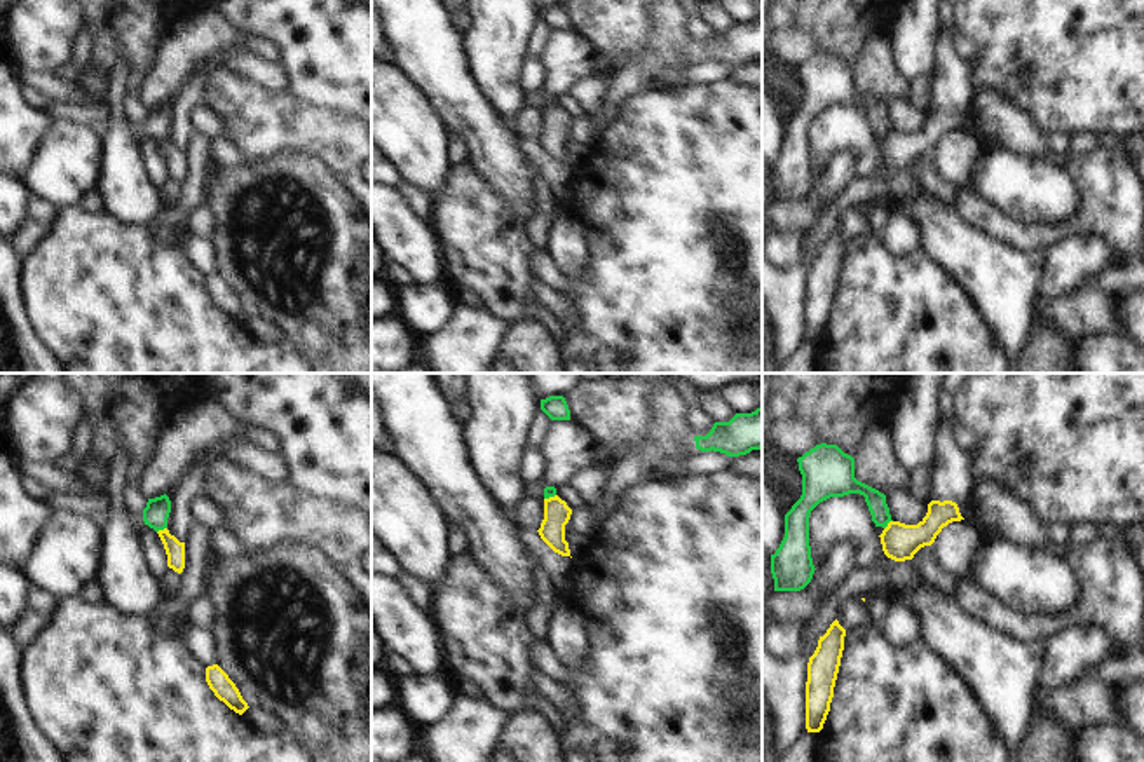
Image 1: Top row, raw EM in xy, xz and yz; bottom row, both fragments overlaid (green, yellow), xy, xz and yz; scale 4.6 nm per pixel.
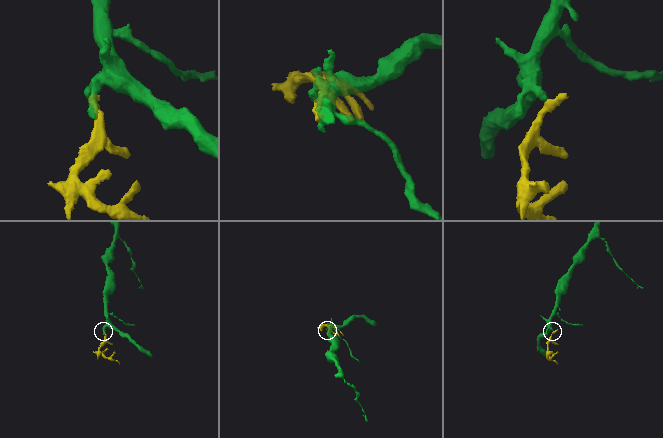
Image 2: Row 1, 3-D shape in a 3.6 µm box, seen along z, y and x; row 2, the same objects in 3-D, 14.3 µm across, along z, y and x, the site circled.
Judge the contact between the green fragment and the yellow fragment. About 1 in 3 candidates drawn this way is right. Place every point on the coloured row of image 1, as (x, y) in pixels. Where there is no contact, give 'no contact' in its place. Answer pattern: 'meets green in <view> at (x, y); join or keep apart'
meets green in xy at (161, 529); keep apart

